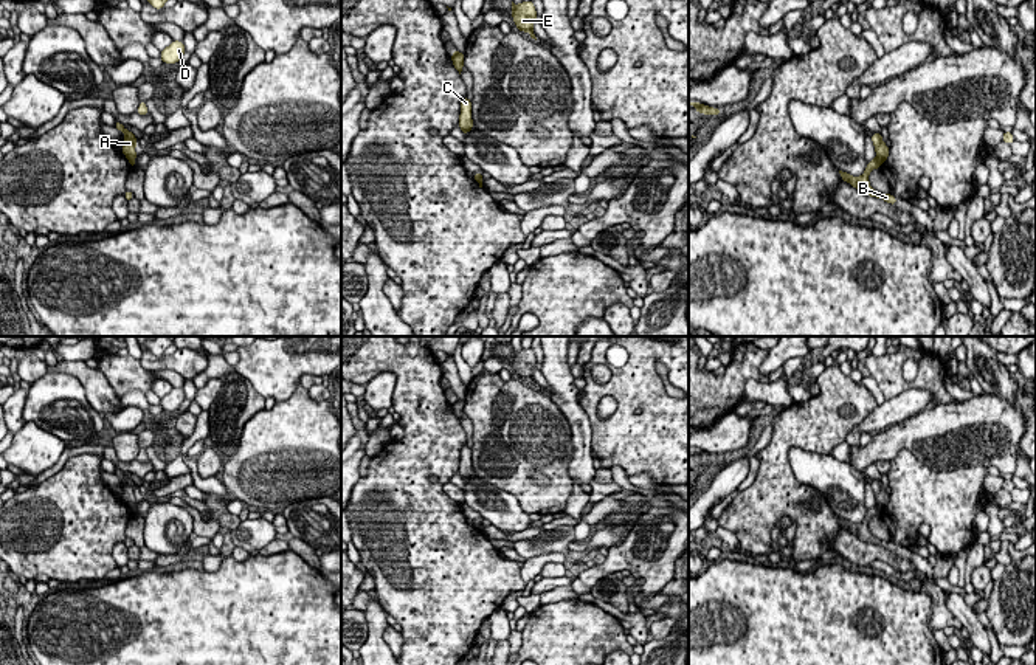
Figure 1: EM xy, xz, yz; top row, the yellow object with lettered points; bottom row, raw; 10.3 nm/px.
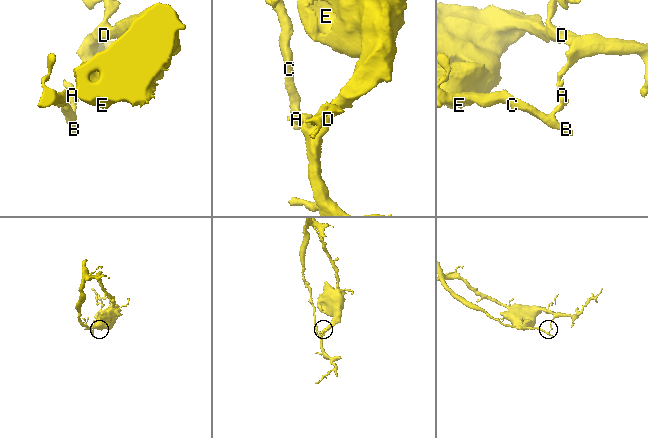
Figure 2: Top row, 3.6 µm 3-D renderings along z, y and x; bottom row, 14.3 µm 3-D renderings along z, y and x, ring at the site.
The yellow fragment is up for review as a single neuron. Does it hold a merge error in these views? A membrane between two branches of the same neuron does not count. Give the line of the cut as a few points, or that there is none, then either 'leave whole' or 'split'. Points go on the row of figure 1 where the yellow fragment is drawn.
cut in yz along (877, 157), (881, 161); split

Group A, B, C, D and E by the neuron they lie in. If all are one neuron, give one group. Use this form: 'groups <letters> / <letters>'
groups A D E / B C

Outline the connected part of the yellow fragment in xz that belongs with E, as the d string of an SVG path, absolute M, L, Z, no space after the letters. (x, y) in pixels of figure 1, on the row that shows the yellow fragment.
M512 2L512 9L510 9L512 19L516 25L516 28L523 33L529 33L532 39L537 40L534 34L534 22L537 20L537 9L534 6L534 2L521 2L520 5L515 5Z

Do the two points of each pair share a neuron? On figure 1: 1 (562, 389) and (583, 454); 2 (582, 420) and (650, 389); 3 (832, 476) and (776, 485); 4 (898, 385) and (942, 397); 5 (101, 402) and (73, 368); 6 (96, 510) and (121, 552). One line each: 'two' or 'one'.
1: one
2: two
3: two
4: one
5: one
6: two

